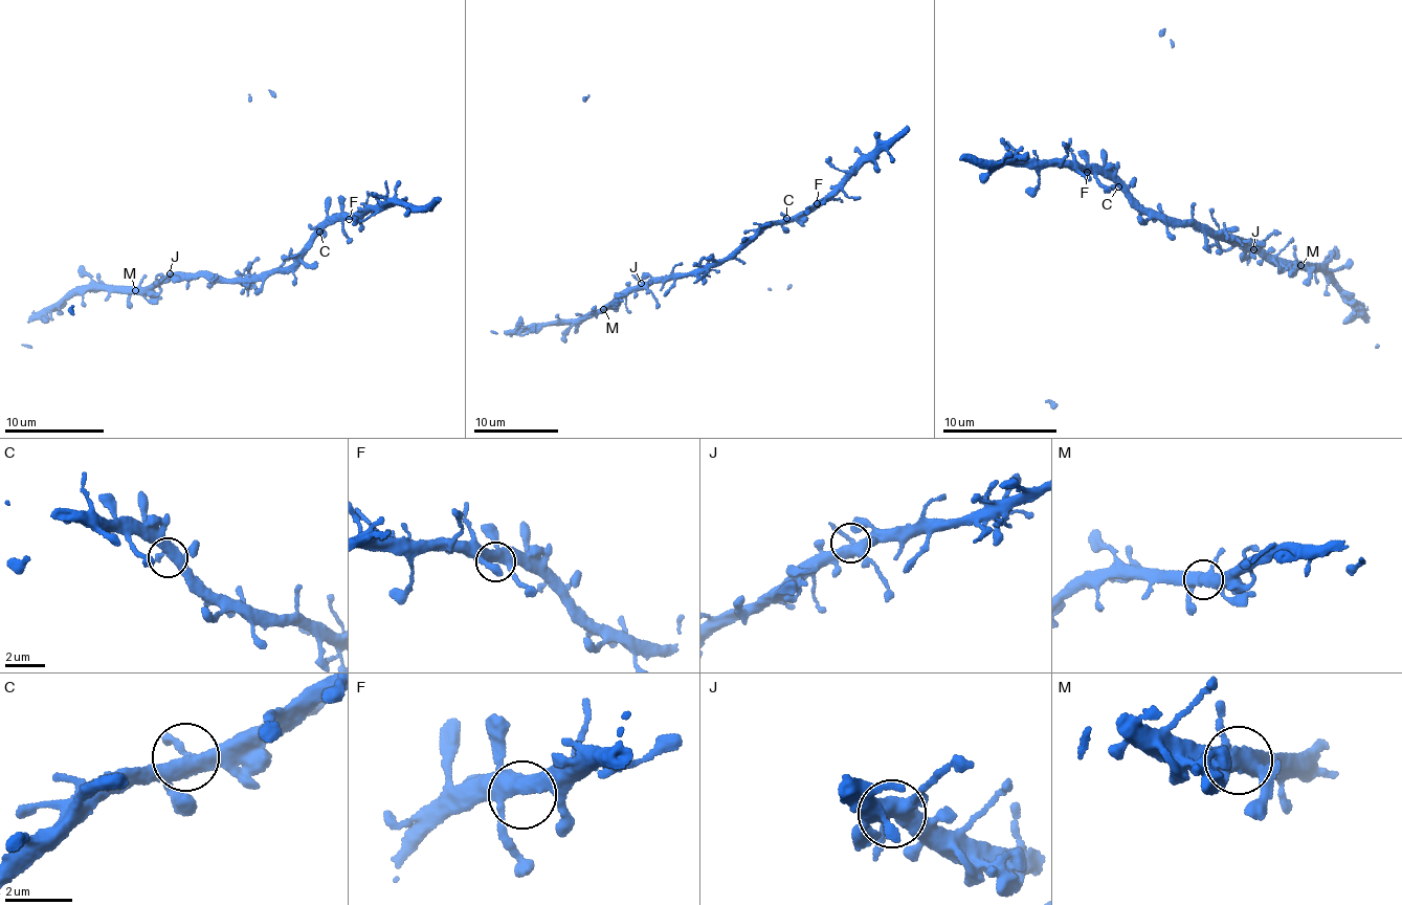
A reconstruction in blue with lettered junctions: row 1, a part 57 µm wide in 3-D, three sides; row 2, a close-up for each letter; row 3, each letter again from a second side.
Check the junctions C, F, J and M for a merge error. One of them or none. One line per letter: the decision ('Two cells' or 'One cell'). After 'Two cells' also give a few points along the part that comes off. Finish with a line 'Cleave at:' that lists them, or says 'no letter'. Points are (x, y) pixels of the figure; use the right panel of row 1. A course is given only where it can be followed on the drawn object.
C: One cell
F: One cell
J: One cell
M: One cell
Cleave at: no letter

